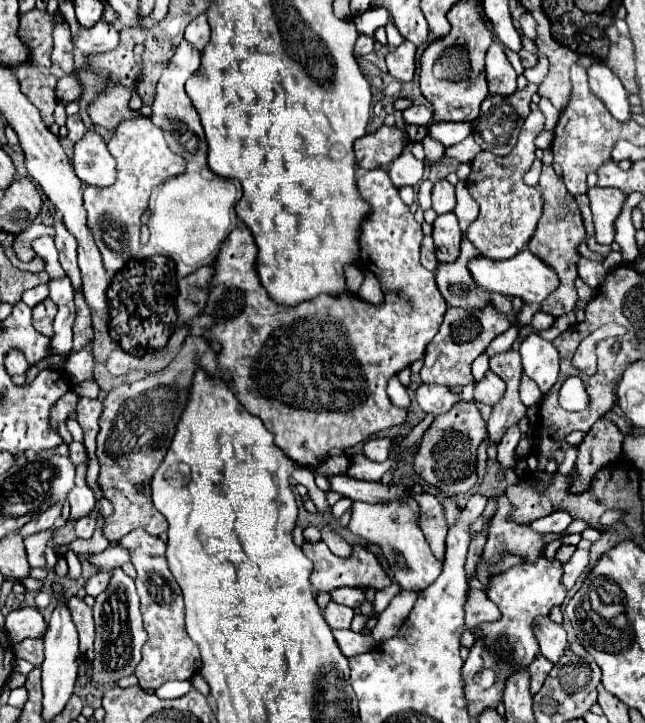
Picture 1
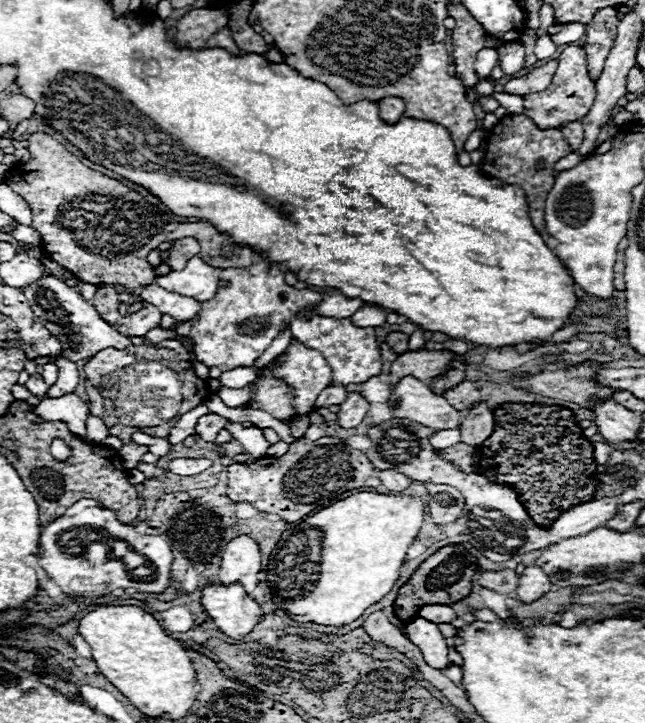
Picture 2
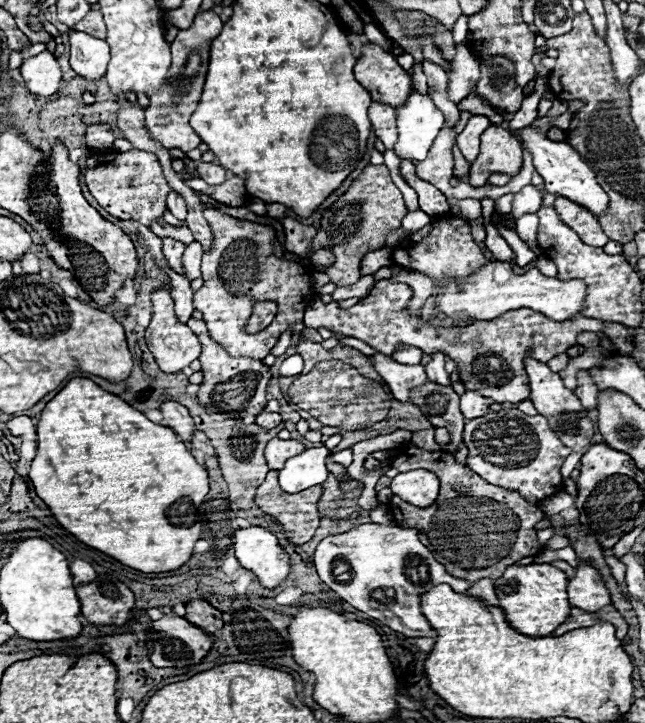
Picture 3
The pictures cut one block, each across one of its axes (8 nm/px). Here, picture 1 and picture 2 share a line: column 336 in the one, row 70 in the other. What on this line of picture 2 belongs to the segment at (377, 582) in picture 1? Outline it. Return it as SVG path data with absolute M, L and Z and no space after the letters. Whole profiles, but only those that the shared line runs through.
M568 46L562 50L562 62L550 82L550 86L536 94L526 94L524 98L524 116L528 116L540 130L560 128L566 122L582 120L586 112L590 112L596 98L596 84L588 76L586 54L580 46Z

